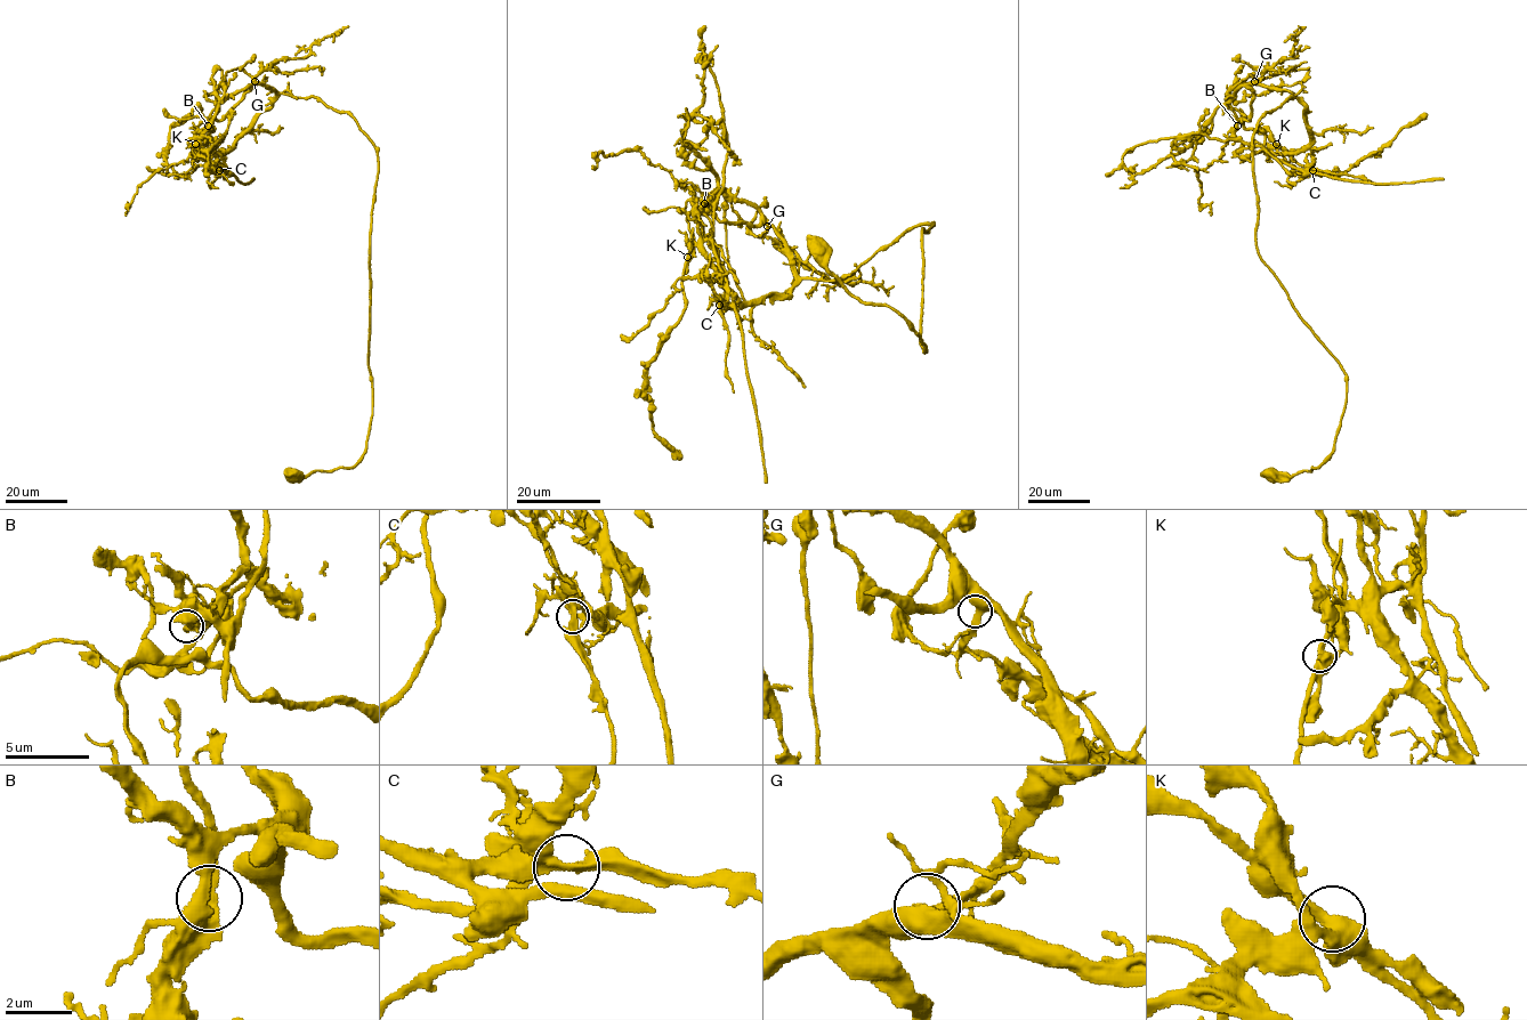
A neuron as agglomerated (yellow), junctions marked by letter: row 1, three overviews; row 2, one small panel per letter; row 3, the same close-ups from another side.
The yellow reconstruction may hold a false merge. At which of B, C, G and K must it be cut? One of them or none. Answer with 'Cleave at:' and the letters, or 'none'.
Cleave at: B

